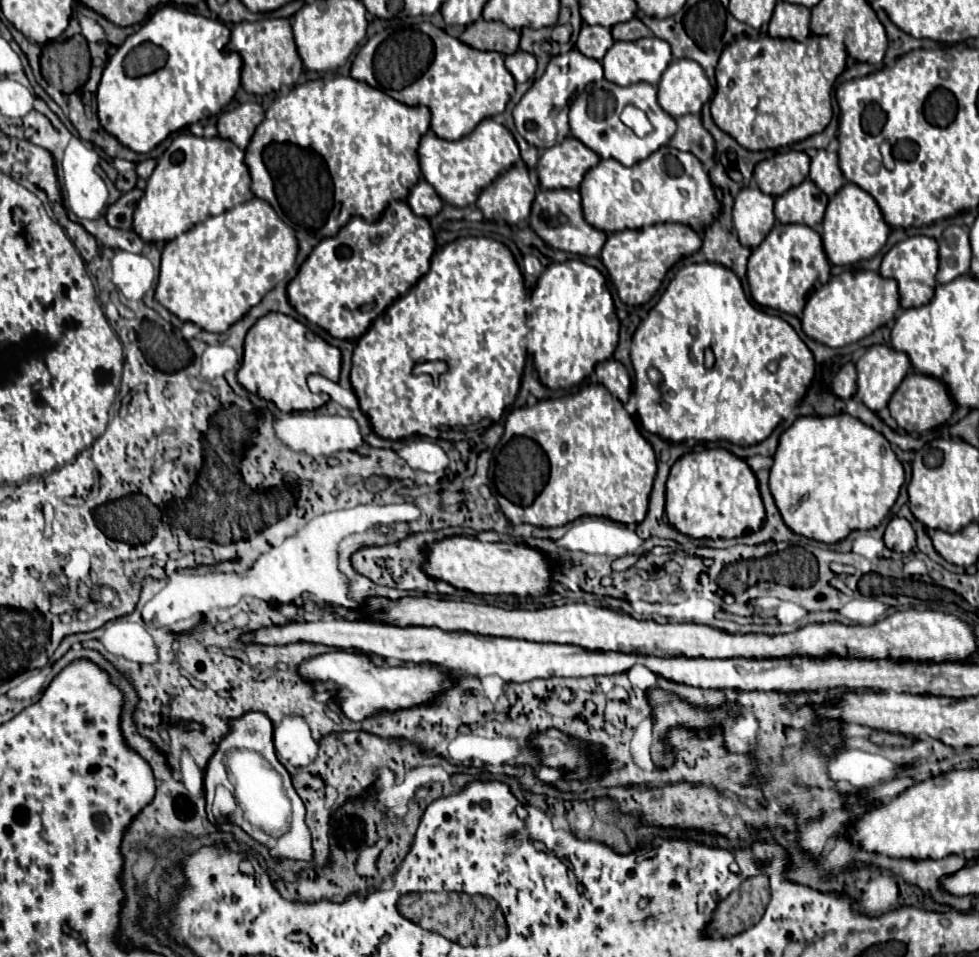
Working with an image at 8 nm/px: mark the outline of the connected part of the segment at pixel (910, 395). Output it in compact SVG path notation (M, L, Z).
M911 371L903 381L901 385L895 389L891 401L889 401L889 411L891 411L891 417L897 421L897 425L901 429L905 429L907 433L915 431L915 433L923 433L923 431L929 431L937 425L943 425L949 421L951 413L955 409L955 403L949 395L949 391L945 389L945 385L933 377L927 377L927 375L921 375L921 373L915 373Z

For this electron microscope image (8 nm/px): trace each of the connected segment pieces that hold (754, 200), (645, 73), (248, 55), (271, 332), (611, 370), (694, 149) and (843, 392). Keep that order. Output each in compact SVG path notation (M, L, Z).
M745 187L735 197L733 227L743 247L755 249L775 223L773 197L757 187Z
M645 37L639 41L613 43L613 47L603 57L601 65L605 69L605 79L615 85L633 85L633 83L641 83L641 81L645 81L649 85L657 85L663 71L667 69L667 65L671 61L673 61L673 57L671 57L671 47L667 45L667 41L659 41L657 37Z
M269 17L255 23L239 23L231 31L231 45L235 47L235 51L239 51L243 59L241 87L251 95L265 95L271 91L279 91L283 85L291 87L303 73L303 63L301 57L297 55L289 19Z
M269 313L261 317L245 337L243 363L237 371L237 381L249 393L271 401L279 411L311 411L319 409L329 401L327 393L311 393L307 387L307 377L319 373L329 381L339 381L341 371L341 351L325 343L319 335L307 329L303 323L295 321L283 313Z
M607 359L597 365L595 373L599 377L599 383L609 391L611 397L619 399L621 403L627 403L631 393L631 377L623 363L619 363L617 359Z
M683 115L677 119L677 133L669 141L679 151L693 153L699 161L707 161L715 153L715 141L703 127L699 115Z
M845 363L833 383L833 393L839 399L851 399L855 395L855 365L853 363Z

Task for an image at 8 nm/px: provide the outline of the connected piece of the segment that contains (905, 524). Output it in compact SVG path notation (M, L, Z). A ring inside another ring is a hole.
M893 517L885 529L885 545L897 553L909 553L915 547L915 531L907 519Z

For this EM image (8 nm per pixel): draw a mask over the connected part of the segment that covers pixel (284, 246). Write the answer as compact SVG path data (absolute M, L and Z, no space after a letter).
M253 197L231 211L207 217L163 247L155 301L181 321L191 321L203 331L223 333L263 299L275 275L287 263L291 269L295 257L295 231L277 217L267 201Z

